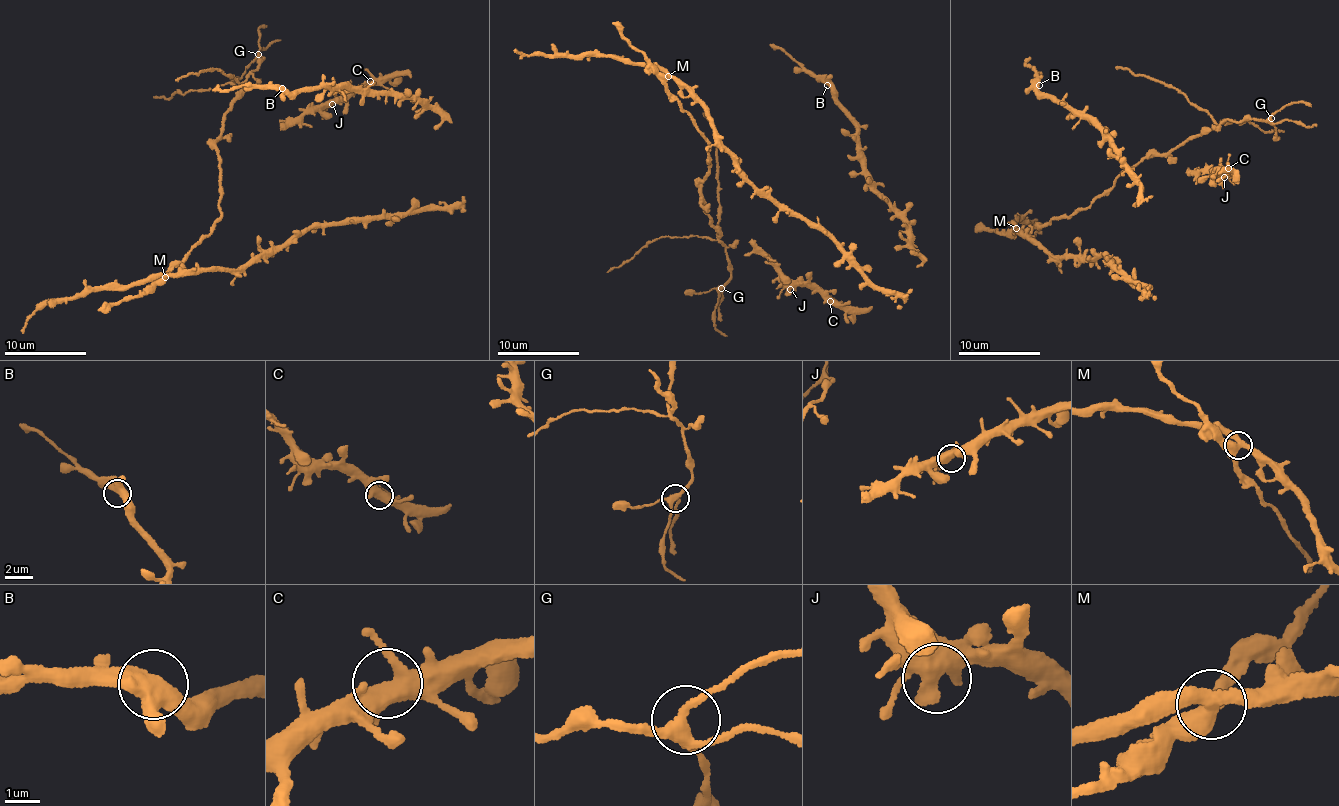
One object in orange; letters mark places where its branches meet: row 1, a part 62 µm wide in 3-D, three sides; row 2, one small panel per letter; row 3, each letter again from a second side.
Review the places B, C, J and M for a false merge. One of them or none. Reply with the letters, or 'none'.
M

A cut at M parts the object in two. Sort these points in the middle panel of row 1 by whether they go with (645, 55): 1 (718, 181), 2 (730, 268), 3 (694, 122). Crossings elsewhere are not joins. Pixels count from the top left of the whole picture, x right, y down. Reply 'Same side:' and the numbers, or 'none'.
Same side: 1, 2, 3

